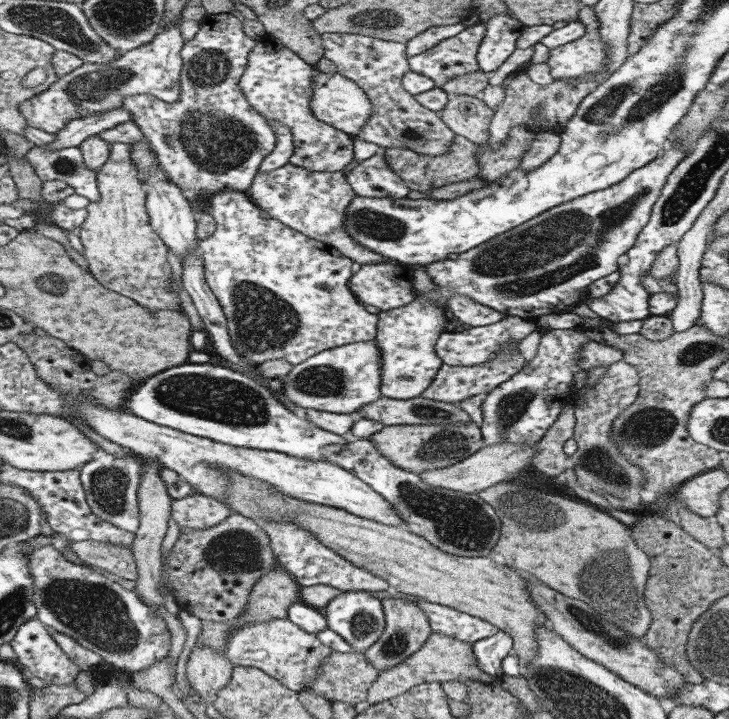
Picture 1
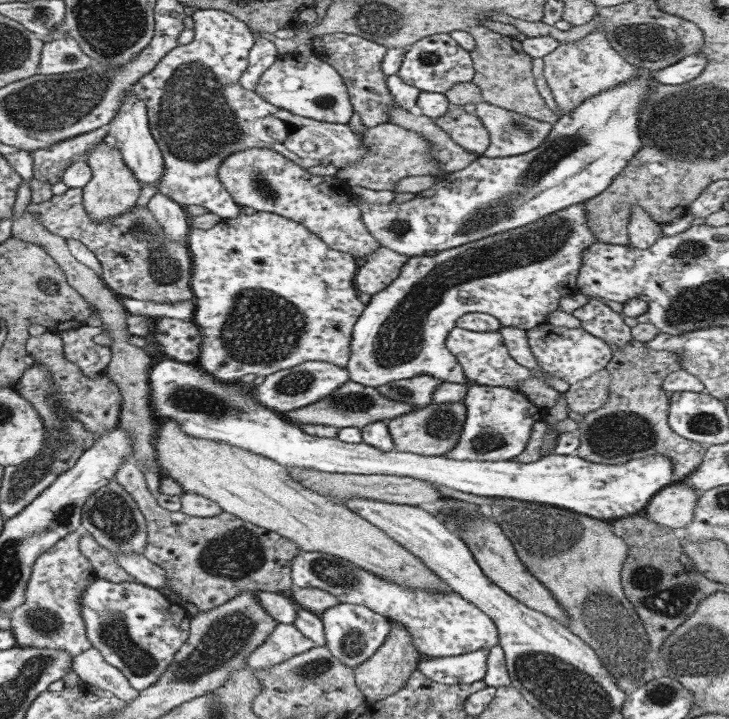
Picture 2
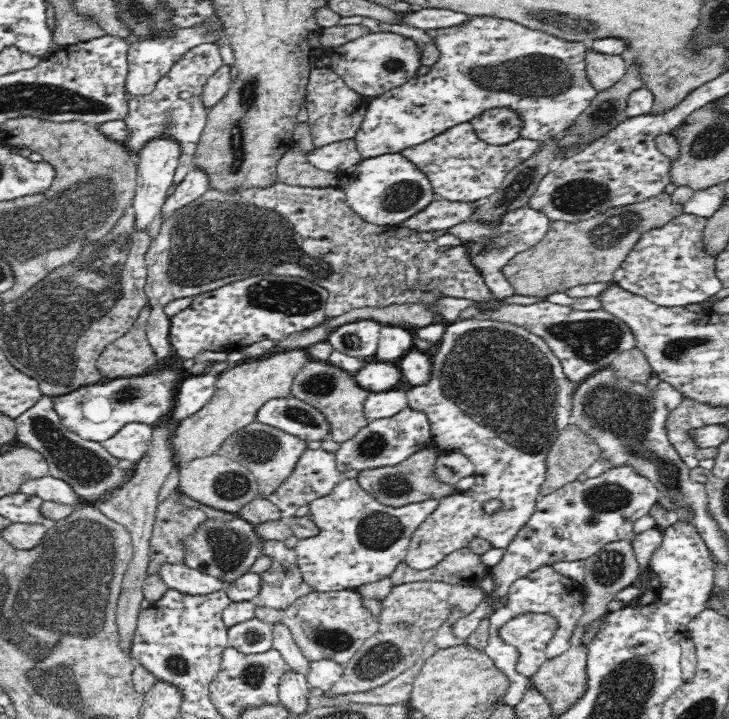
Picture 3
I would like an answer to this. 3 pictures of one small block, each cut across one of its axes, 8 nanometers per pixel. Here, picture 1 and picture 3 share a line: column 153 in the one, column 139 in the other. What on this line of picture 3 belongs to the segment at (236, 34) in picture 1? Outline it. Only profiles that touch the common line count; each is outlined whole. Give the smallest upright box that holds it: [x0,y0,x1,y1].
[123,44,222,184]

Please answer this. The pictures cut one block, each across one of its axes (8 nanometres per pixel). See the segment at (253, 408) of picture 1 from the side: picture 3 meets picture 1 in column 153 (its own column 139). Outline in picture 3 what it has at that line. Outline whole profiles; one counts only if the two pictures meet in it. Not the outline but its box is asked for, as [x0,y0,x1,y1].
[53,363,184,443]

